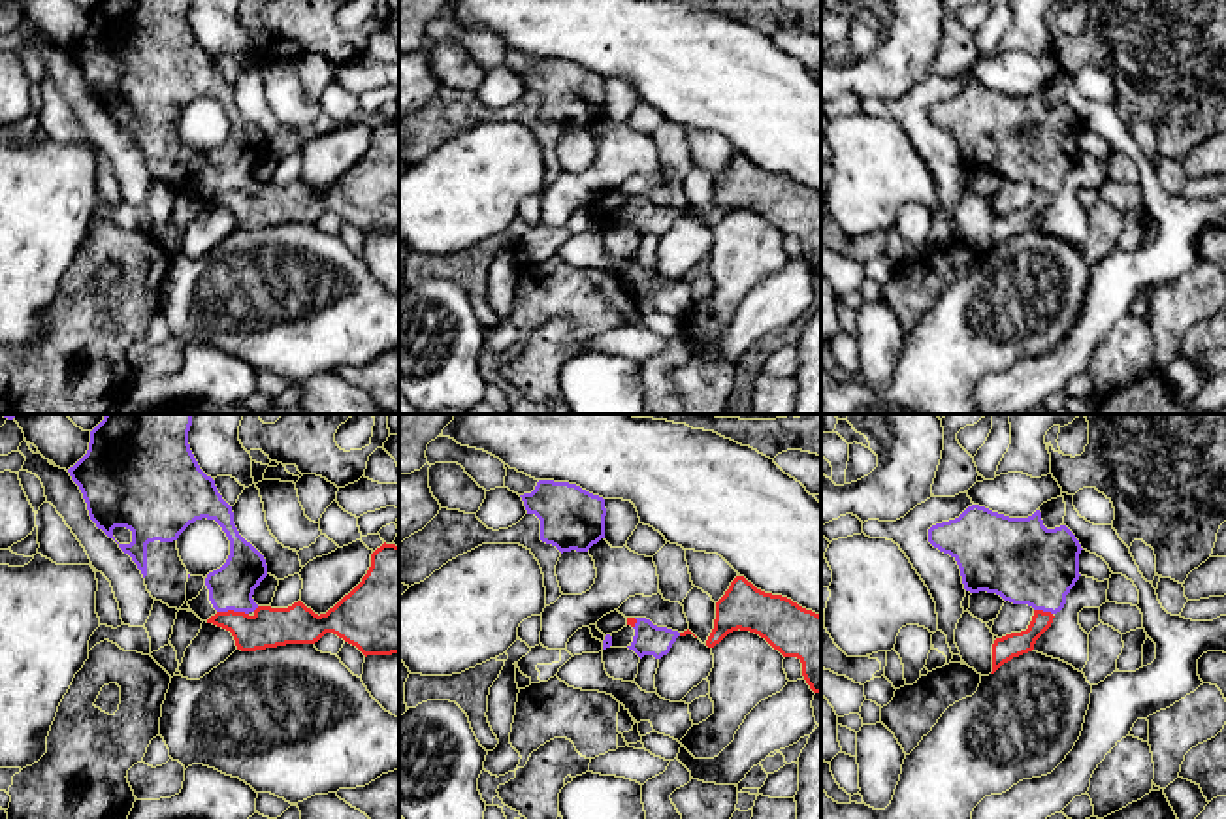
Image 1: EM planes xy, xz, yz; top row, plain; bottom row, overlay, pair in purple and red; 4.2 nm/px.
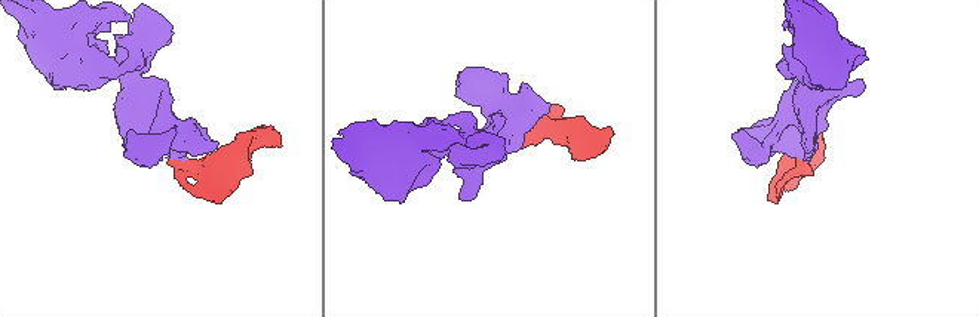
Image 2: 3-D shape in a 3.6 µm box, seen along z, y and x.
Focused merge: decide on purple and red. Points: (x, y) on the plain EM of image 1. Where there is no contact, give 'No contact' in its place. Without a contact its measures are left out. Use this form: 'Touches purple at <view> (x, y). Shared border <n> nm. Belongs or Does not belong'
Touches purple at xy (232, 187). Shared border 140 nm. Belongs

